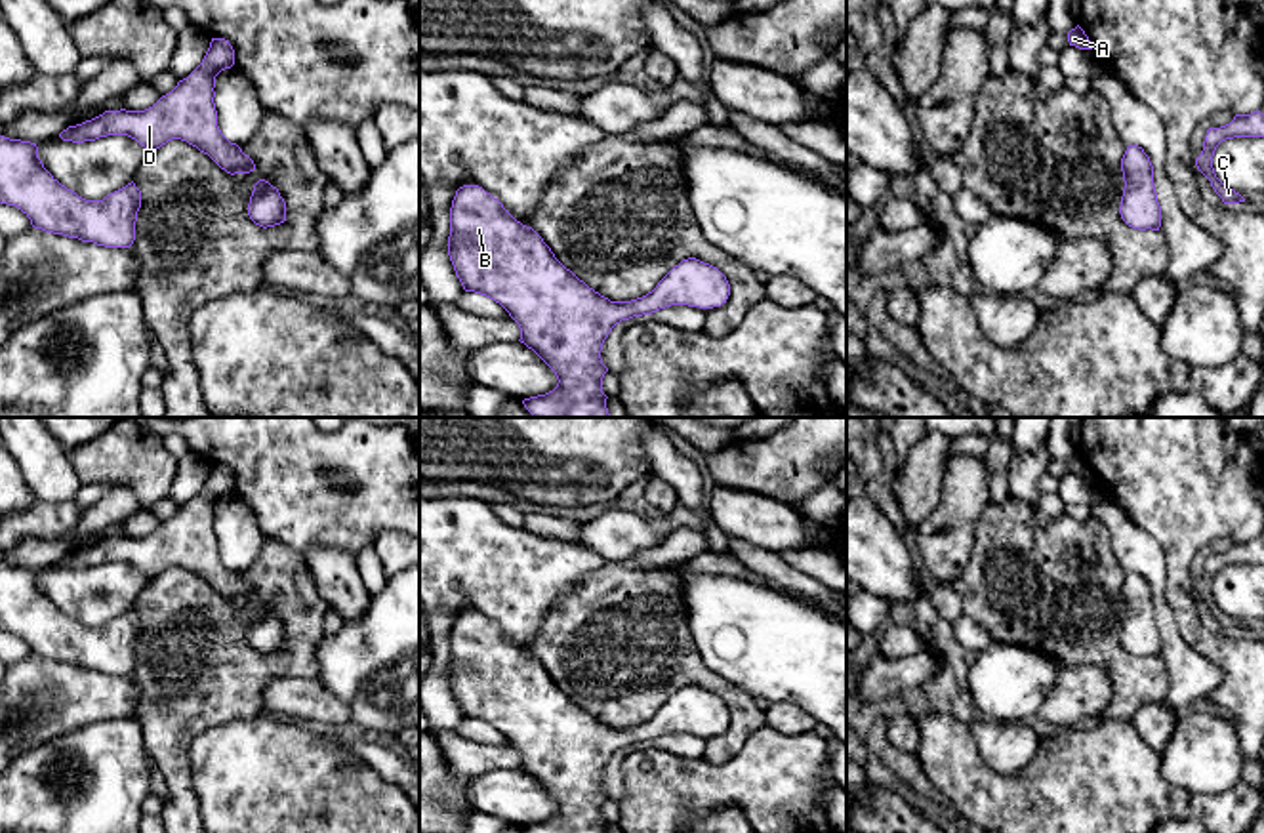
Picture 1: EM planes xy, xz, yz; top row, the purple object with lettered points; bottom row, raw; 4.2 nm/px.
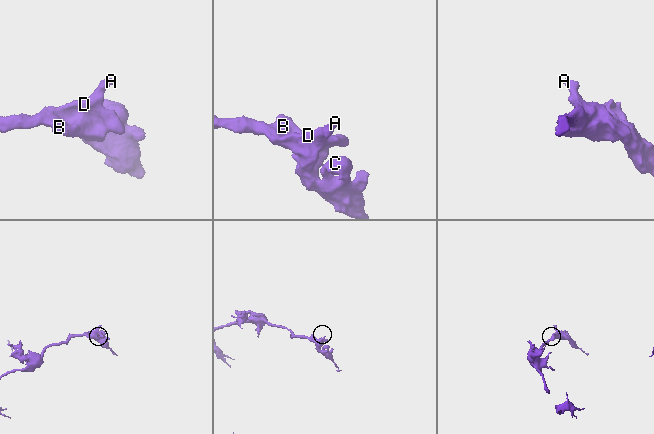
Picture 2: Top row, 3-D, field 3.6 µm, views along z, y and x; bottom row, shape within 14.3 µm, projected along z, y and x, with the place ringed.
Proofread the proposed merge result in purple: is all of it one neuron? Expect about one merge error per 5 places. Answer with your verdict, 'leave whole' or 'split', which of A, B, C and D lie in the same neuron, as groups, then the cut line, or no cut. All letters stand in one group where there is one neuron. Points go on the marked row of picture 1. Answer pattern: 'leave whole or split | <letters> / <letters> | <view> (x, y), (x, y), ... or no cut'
leave whole | A B C D | no cut

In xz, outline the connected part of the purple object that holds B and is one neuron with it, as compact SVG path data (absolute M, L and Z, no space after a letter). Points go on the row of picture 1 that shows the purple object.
M479 185L456 191L450 208L448 255L465 292L499 303L520 328L520 343L532 349L557 376L553 391L524 398L534 417L610 417L602 377L602 343L616 324L652 315L671 305L713 309L726 303L730 284L713 265L696 257L675 265L658 286L631 301L610 301L566 269L532 229L517 221L503 204Z

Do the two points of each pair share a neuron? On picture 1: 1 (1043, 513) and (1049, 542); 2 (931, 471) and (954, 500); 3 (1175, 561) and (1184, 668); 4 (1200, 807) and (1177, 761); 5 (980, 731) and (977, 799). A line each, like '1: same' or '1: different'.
1: different
2: different
3: different
4: different
5: different

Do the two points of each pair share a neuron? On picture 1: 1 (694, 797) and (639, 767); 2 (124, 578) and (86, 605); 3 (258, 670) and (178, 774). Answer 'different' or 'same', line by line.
1: same
2: same
3: same

